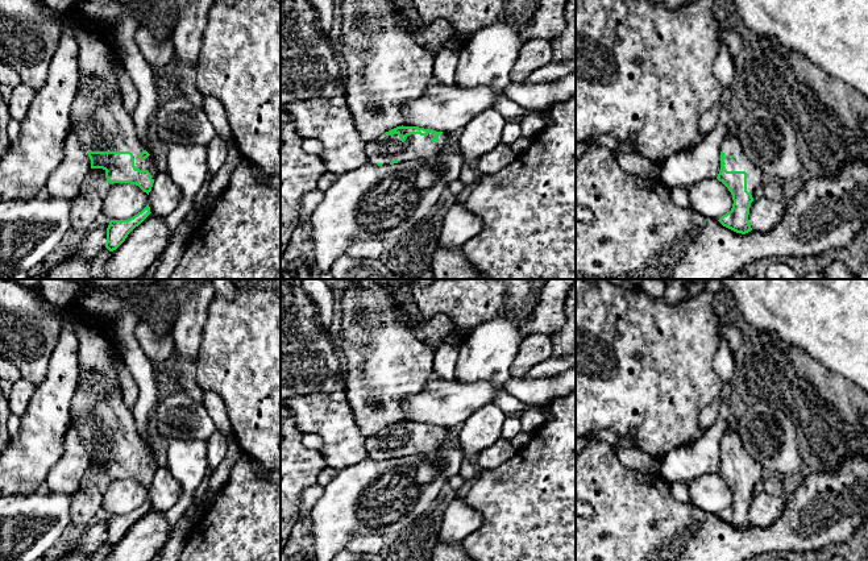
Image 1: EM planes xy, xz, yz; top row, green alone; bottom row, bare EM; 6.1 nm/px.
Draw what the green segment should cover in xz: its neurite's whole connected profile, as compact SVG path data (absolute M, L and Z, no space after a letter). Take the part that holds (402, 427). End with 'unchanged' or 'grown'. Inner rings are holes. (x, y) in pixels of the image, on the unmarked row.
M396 421L366 439L367 457L382 461L429 453L447 439L447 428L419 421Z; grown

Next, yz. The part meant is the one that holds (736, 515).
M726 424L720 440L720 466L717 471L732 490L732 503L718 516L736 527L746 529L752 525L748 515L752 489L765 478L761 465L744 449L738 428Z; grown

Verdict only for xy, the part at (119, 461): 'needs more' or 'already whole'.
needs more

